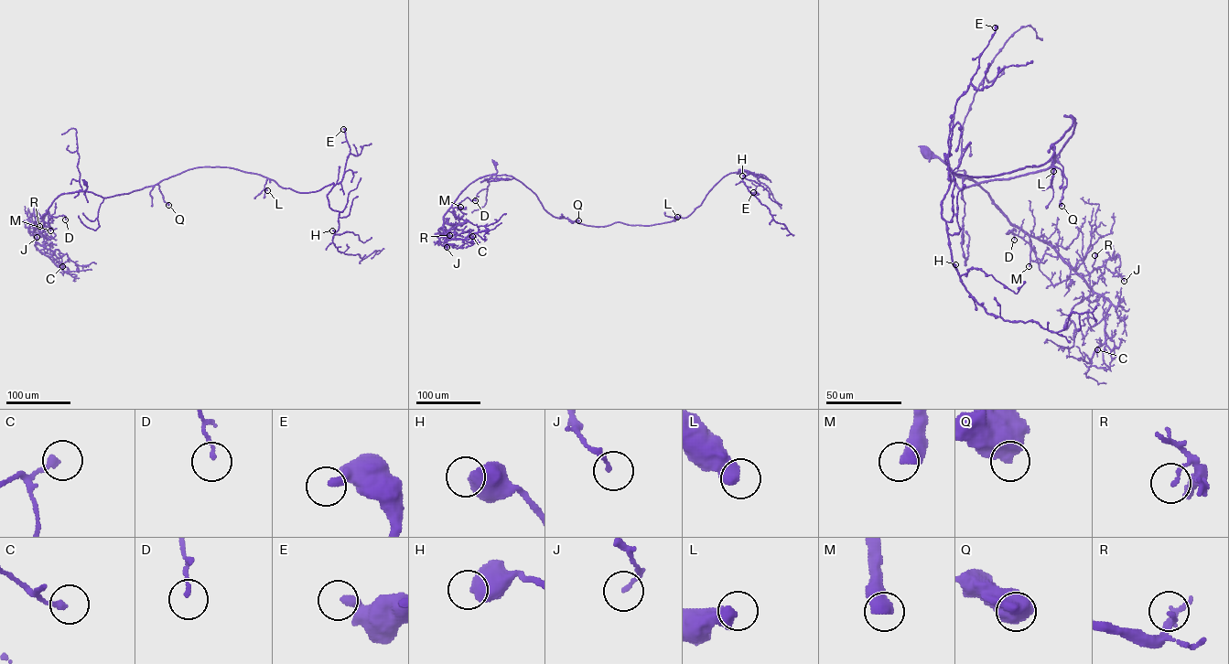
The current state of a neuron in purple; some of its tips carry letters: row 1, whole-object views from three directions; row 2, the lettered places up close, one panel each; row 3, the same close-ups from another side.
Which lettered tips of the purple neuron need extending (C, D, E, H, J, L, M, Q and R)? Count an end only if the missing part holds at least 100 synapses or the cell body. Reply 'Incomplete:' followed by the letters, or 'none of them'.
Incomplete: M

